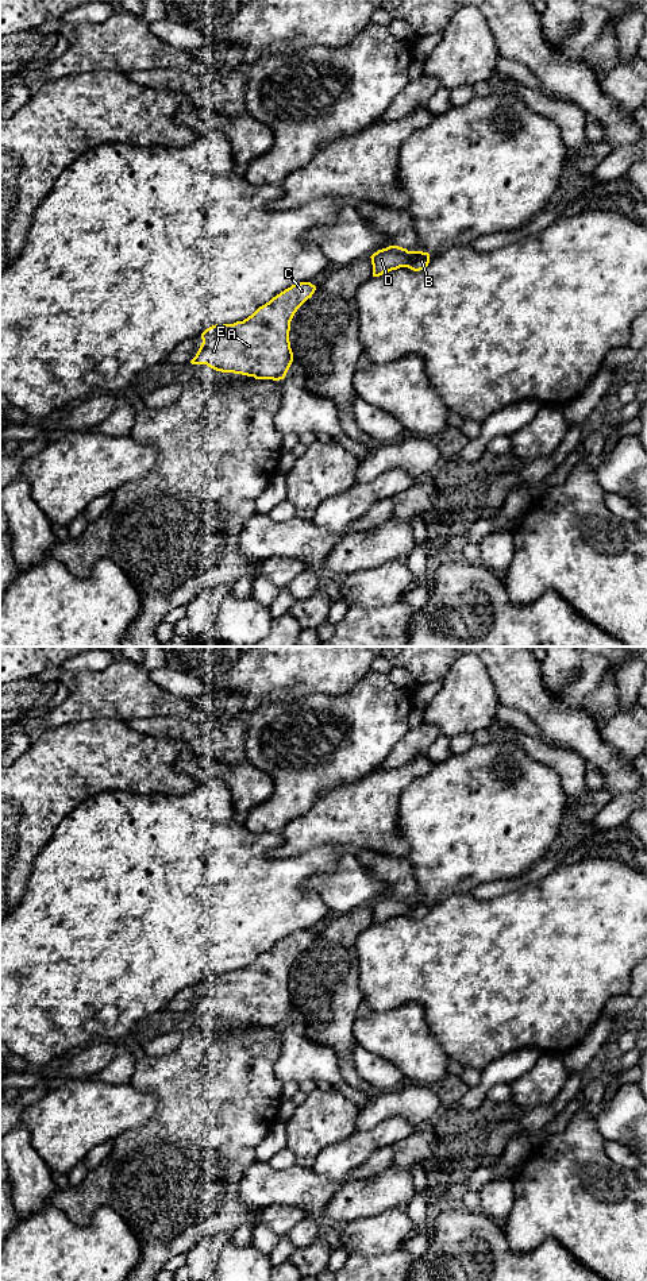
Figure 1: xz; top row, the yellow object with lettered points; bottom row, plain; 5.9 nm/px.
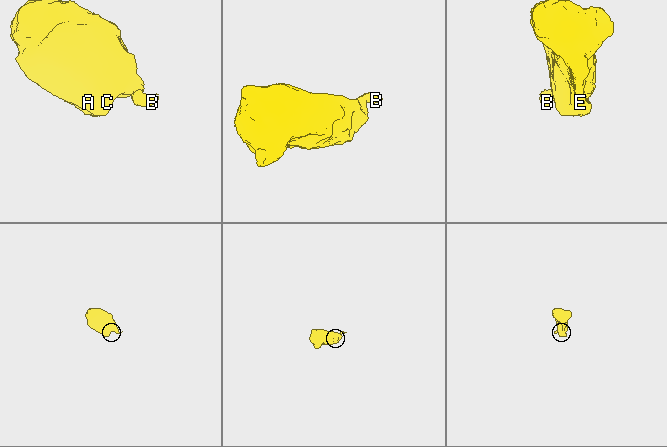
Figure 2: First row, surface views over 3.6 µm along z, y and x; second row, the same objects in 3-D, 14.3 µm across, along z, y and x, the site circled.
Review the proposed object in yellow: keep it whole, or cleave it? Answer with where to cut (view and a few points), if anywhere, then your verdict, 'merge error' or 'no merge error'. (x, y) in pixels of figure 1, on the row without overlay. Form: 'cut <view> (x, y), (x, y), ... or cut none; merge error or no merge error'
cut none; no merge error

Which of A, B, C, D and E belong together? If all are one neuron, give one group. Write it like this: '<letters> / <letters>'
A B C D E

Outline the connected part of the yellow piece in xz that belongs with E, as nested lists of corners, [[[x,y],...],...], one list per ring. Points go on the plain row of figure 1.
[[[311,930],[294,931],[243,969],[207,976],[190,1011],[255,1027],[284,1027],[293,1010],[290,969],[315,938]]]

